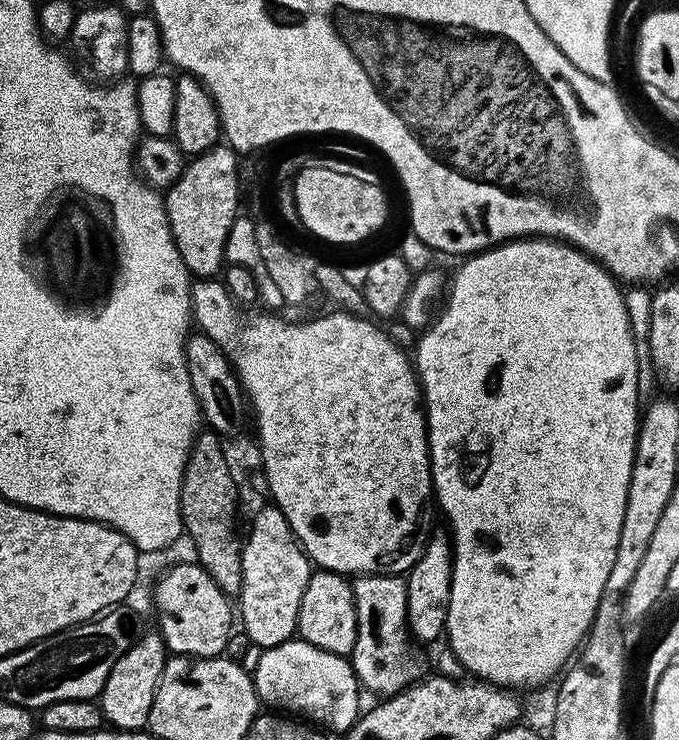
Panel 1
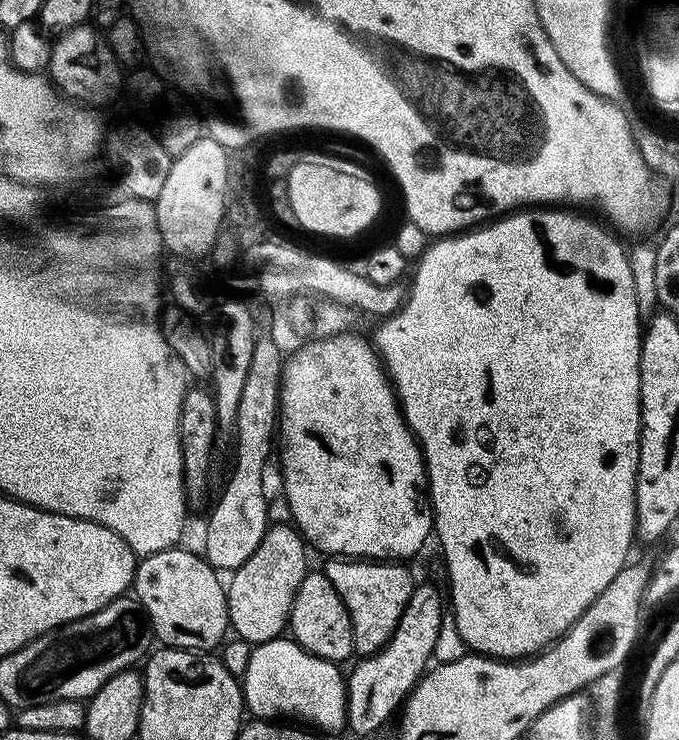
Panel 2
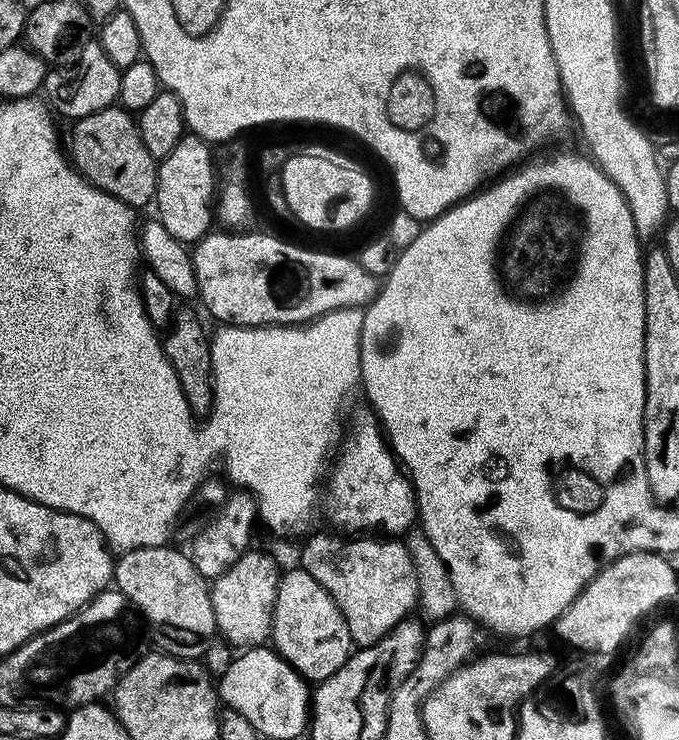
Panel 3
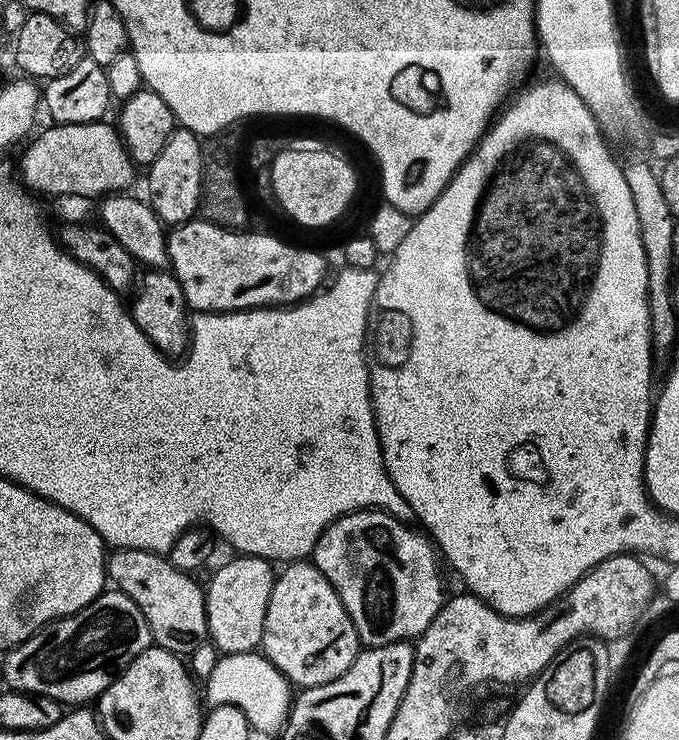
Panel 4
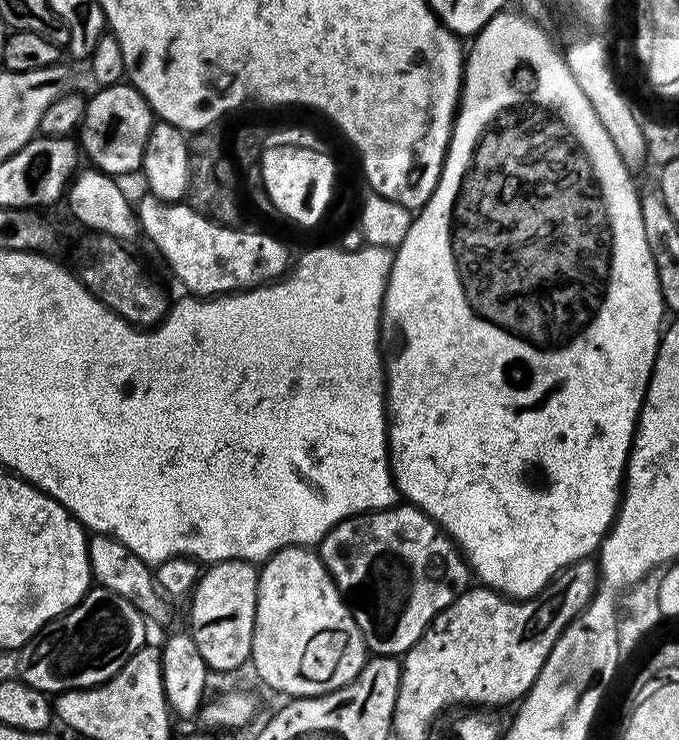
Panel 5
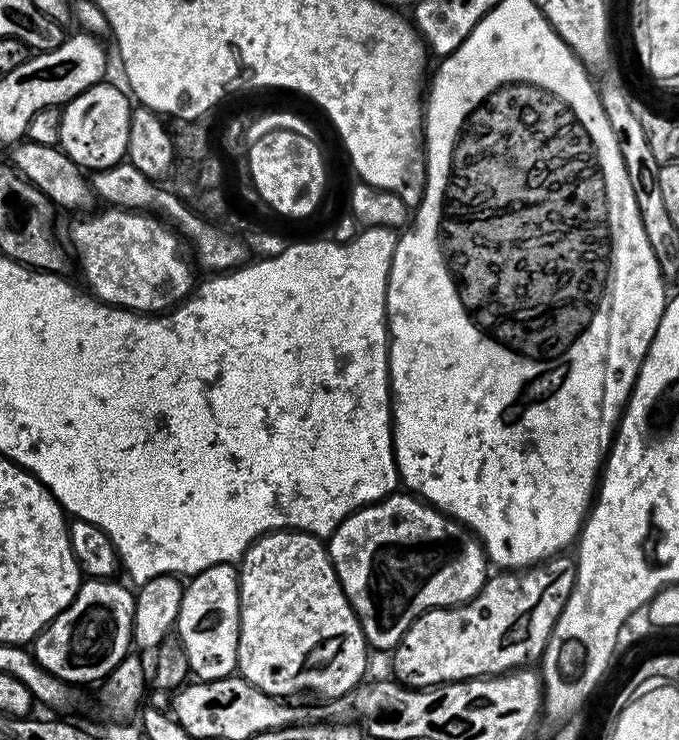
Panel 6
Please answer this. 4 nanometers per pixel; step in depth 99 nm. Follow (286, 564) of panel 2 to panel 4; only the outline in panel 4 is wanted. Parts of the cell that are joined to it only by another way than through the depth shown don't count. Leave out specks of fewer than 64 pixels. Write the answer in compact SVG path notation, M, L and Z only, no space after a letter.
M261 556L235 557L224 564L206 584L205 610L208 619L208 636L221 653L255 652L264 638L266 610L272 593L273 565Z

